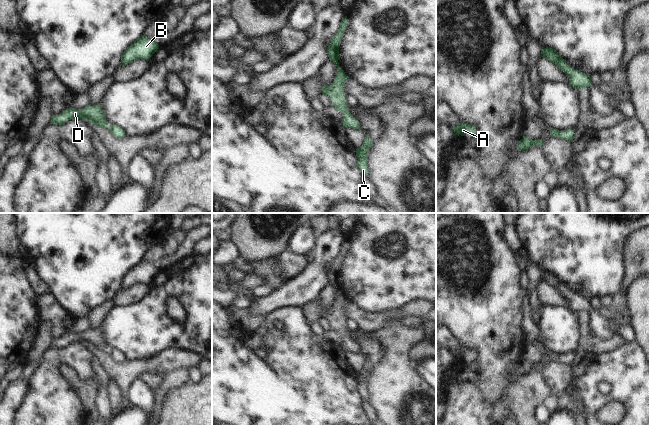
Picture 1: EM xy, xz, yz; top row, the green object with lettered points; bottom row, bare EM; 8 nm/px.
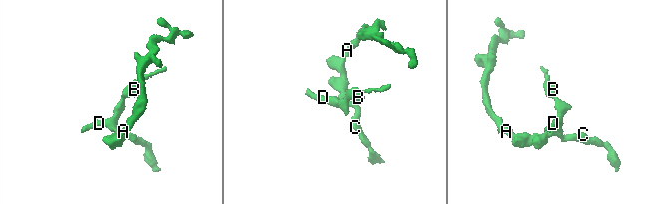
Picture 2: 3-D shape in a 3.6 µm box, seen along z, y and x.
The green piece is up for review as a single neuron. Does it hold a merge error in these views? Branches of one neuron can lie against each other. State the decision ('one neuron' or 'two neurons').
one neuron

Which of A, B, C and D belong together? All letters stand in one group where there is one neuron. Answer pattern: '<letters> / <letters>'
A B C D

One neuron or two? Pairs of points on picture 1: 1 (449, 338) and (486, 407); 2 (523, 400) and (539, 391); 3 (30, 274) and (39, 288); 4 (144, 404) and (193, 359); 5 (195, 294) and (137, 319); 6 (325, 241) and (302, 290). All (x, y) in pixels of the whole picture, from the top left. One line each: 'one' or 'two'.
1: two
2: one
3: one
4: two
5: one
6: one

